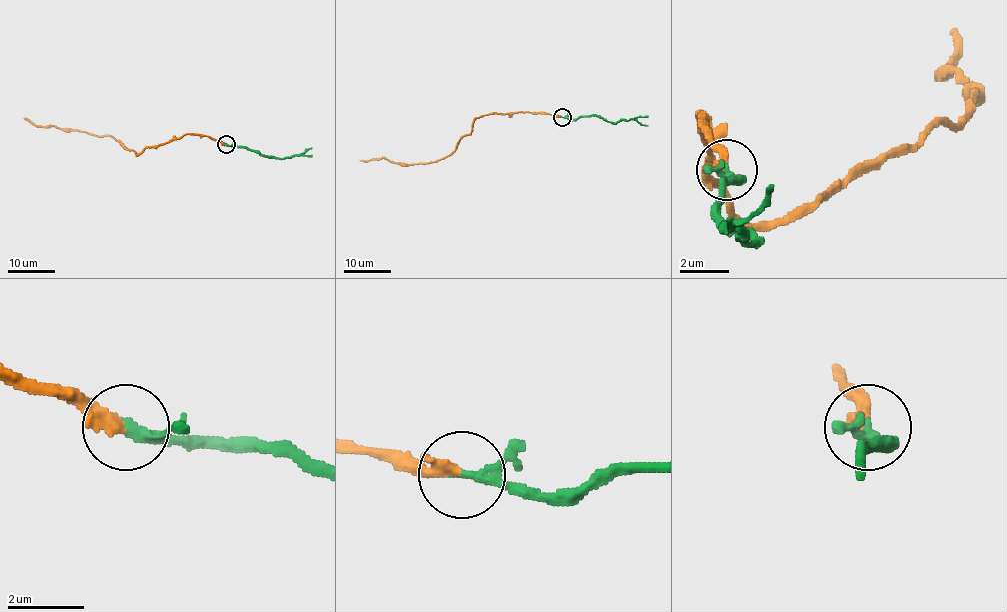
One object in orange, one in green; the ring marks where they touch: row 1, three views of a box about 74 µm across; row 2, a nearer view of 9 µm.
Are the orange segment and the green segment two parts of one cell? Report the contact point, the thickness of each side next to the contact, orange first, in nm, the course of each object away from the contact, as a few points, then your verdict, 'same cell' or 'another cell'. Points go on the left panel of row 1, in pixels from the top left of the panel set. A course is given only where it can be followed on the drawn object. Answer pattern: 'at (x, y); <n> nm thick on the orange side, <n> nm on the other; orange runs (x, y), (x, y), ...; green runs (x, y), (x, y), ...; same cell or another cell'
at (226, 144); 340 nm thick on the orange side, 200 nm on the other; orange runs (226, 144), (206, 136), (184, 134), (146, 146), (138, 155), (113, 137), (34, 125), (24, 117); green runs (226, 144), (257, 150), (273, 158), (300, 155), (311, 148); same cell

